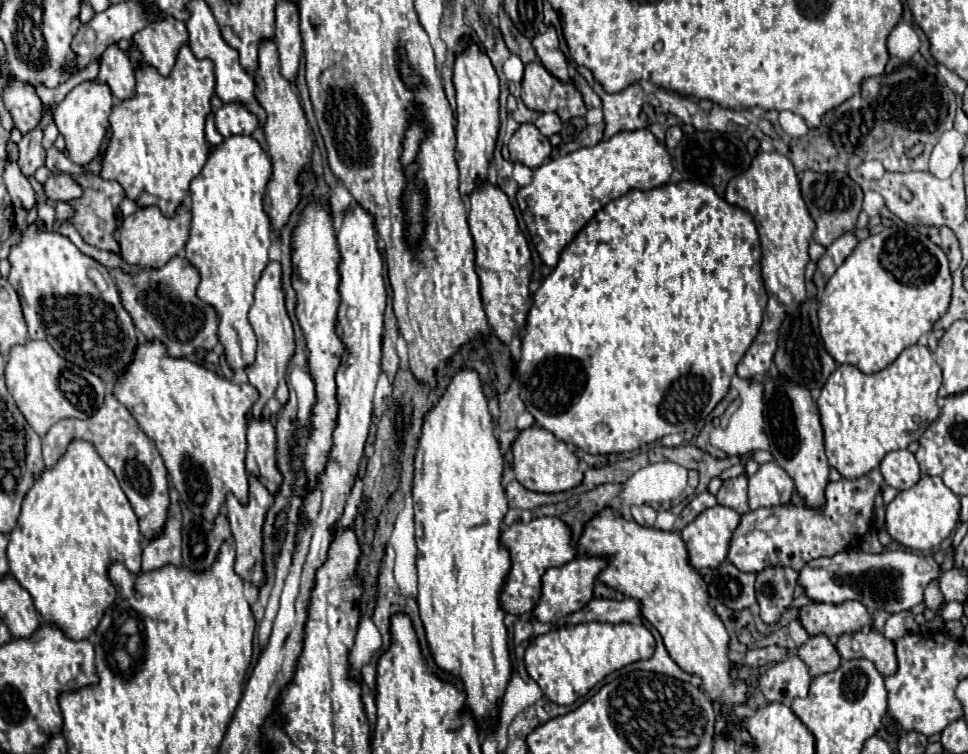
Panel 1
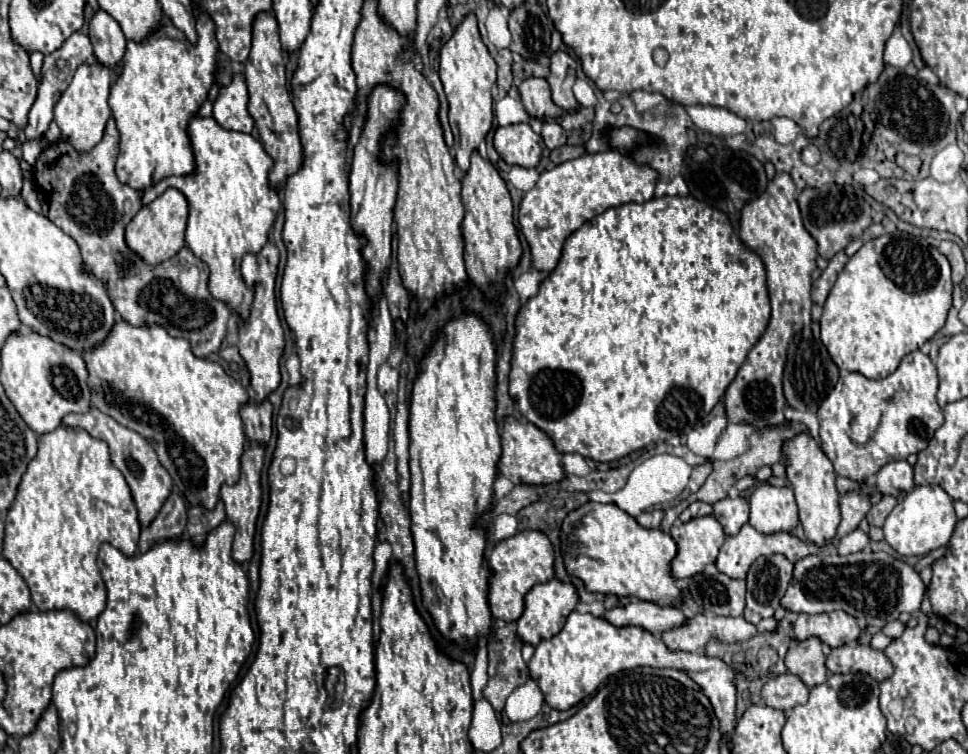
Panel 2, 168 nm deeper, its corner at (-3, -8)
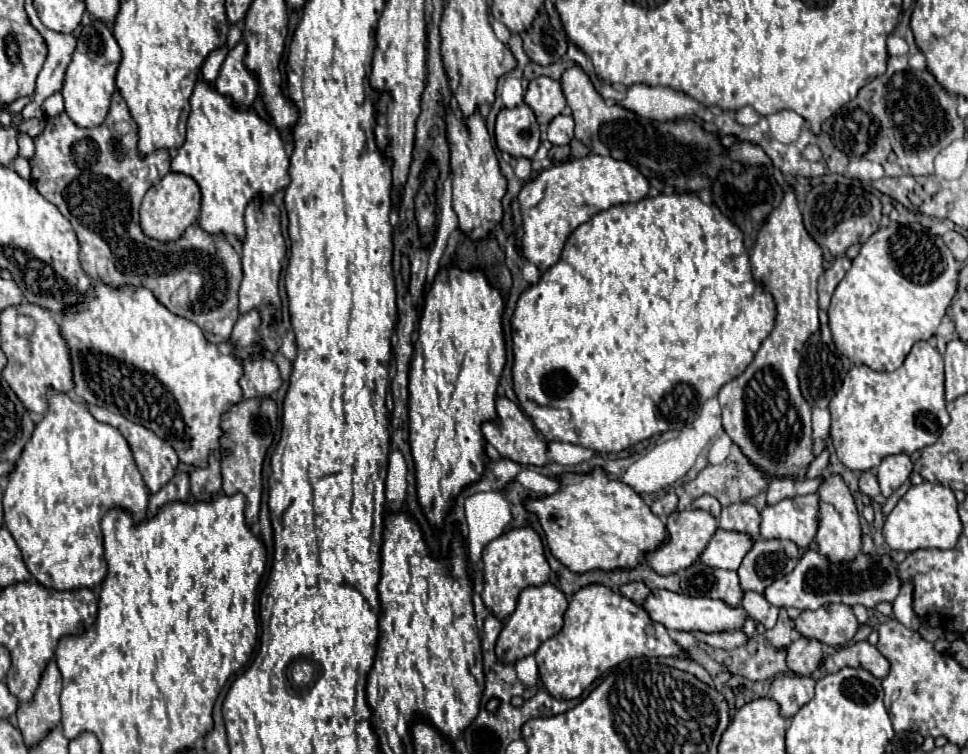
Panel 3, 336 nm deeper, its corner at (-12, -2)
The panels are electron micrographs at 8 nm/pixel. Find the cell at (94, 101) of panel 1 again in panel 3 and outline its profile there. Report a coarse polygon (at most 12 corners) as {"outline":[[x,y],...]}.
{"outline":[[88,11],[62,97],[78,127],[108,115],[120,47]]}

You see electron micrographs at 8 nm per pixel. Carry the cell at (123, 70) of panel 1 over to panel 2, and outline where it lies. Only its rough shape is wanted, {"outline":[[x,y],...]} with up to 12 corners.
{"outline":[[105,11],[89,23],[97,61],[115,73],[127,45],[119,23]]}

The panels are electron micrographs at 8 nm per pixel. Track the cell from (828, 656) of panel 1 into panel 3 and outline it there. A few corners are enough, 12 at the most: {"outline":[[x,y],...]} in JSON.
{"outline":[[800,637],[788,647],[786,663],[810,675],[822,659],[822,643]]}

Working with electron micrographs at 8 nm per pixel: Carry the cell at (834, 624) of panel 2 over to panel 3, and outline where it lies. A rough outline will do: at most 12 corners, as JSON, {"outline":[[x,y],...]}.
{"outline":[[848,605],[802,611],[796,631],[840,647],[858,631]]}

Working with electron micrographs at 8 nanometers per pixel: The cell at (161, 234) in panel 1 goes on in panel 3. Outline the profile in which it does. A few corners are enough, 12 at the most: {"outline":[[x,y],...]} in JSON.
{"outline":[[168,173],[140,207],[142,231],[176,241],[200,215],[200,187]]}

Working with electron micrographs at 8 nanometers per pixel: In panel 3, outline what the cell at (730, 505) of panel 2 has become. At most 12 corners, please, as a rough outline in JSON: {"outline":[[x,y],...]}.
{"outline":[[750,503],[722,509],[718,527],[760,539],[760,513]]}

